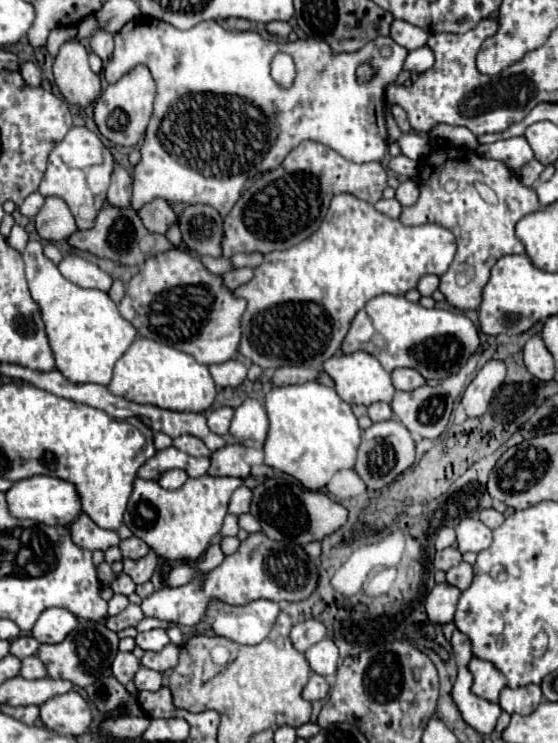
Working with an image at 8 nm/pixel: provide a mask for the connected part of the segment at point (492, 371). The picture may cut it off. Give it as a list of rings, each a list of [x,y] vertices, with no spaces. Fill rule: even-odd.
[[[489,360],[479,370],[479,374],[469,384],[469,388],[465,390],[463,400],[461,400],[467,416],[475,418],[475,416],[481,416],[487,410],[491,396],[495,394],[495,390],[505,380],[505,374],[507,374],[507,366],[505,366],[503,360]]]

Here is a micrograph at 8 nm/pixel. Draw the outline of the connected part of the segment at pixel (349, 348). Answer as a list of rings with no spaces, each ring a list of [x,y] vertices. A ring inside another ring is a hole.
[[[381,294],[369,300],[365,308],[355,314],[341,344],[343,354],[365,350],[373,354],[387,372],[393,372],[395,368],[415,368],[427,380],[443,380],[445,376],[455,374],[459,370],[459,360],[463,366],[477,348],[479,332],[465,314],[437,308],[427,310],[393,294]]]

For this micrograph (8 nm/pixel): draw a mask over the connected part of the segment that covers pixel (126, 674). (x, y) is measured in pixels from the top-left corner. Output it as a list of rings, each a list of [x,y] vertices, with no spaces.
[[[119,652],[115,656],[115,662],[111,666],[113,670],[113,676],[121,682],[121,684],[127,684],[129,680],[133,680],[135,672],[139,670],[139,660],[131,654],[131,652]]]

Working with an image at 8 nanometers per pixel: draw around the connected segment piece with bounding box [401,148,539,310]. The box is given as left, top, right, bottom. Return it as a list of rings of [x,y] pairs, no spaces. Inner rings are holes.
[[[439,148],[421,164],[419,200],[415,206],[403,208],[401,222],[405,226],[441,224],[455,236],[457,252],[449,270],[441,276],[439,290],[447,302],[459,310],[475,310],[481,304],[483,286],[489,280],[493,264],[507,254],[523,254],[525,248],[515,236],[515,224],[539,210],[537,194],[523,186],[513,170],[499,160],[483,158],[475,152]]]

